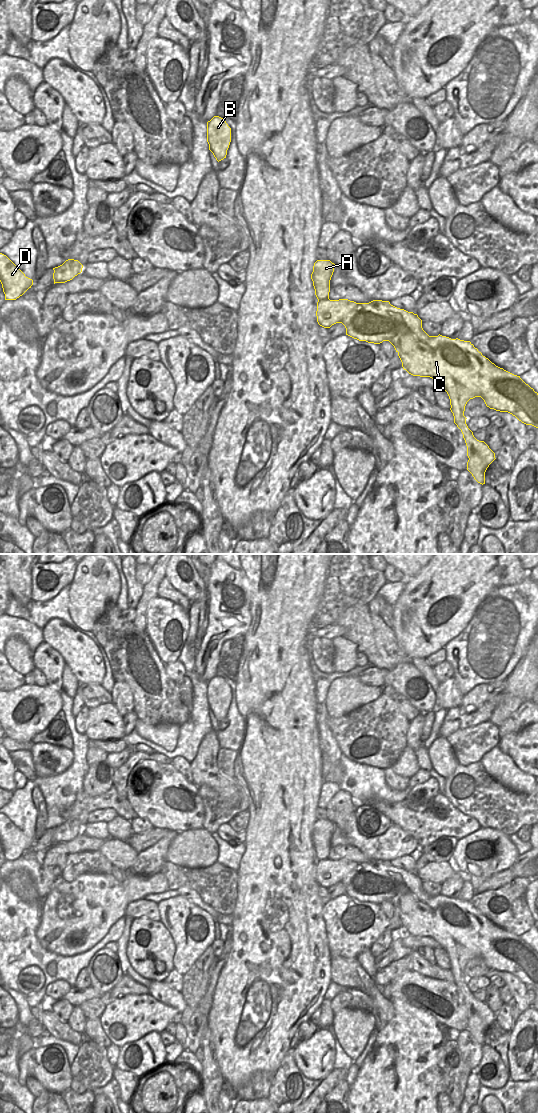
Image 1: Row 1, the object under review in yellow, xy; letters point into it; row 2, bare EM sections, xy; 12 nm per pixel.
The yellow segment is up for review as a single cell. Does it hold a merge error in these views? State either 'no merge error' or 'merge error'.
no merge error

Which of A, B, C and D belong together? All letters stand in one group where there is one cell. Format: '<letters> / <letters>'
A B C D

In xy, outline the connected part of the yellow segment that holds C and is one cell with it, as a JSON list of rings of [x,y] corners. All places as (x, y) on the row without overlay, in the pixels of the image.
[[[317,820],[313,826],[311,839],[317,862],[317,882],[324,888],[342,883],[346,895],[359,901],[380,904],[389,901],[409,934],[430,937],[443,948],[450,959],[454,983],[461,990],[467,1006],[467,1030],[474,1039],[485,1044],[485,1032],[496,1019],[495,1013],[484,1001],[477,1000],[466,984],[465,966],[470,959],[481,957],[486,966],[500,972],[508,972],[526,985],[538,988],[538,953],[526,944],[520,936],[496,926],[482,915],[470,901],[451,899],[446,896],[429,896],[422,888],[422,880],[417,874],[397,868],[389,861],[373,860],[369,863],[356,863],[348,859],[330,860],[330,840],[335,824],[330,820]]]

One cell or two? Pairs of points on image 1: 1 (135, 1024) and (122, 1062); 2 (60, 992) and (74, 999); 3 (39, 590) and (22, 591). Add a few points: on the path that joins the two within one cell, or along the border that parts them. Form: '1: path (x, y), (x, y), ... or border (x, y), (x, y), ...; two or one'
1: border (150, 1032), (136, 1040), (125, 1043), (120, 1048); two
2: border (71, 986), (62, 997); two
3: border (32, 568), (31, 599); two

